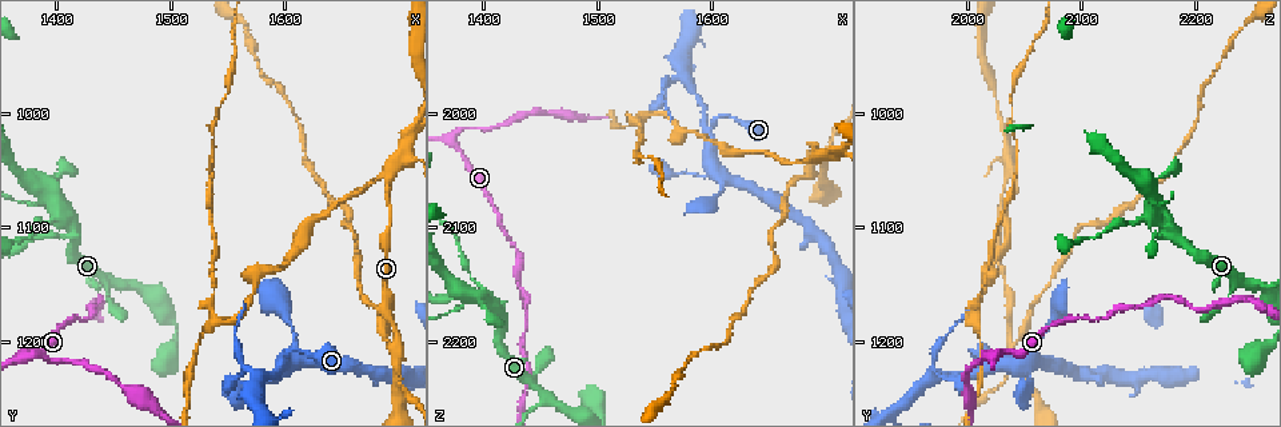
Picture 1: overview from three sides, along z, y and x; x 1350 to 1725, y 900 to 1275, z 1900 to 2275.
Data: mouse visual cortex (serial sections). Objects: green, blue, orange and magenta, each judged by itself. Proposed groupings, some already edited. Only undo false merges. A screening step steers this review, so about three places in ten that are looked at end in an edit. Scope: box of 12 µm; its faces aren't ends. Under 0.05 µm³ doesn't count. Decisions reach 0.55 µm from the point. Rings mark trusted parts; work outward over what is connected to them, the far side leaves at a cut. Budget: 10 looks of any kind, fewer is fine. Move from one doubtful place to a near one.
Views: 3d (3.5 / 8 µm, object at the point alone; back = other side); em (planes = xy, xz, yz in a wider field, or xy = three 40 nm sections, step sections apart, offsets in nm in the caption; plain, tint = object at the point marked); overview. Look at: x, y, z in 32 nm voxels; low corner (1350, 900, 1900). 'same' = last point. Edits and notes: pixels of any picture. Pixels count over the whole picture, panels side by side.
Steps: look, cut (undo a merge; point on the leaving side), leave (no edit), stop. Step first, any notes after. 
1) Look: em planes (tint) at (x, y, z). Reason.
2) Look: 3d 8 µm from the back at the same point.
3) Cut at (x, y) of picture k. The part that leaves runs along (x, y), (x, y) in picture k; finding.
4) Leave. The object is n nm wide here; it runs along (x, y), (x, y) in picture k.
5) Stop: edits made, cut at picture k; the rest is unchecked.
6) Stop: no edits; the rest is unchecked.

Look: 3d 8 µm at (1694, 1204, 2042). Sharp bend.

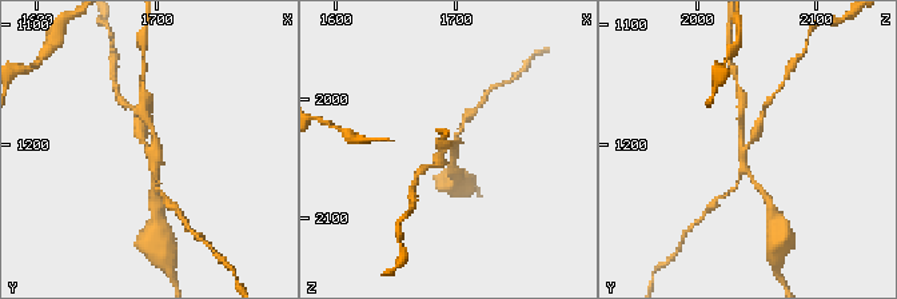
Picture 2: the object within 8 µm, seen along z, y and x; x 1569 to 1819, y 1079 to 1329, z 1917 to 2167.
Look: em xy step 1 (tint) at (1698, 1202, 2038). 3 arms meet here; the arms are 200, 200, 250 nm wide.

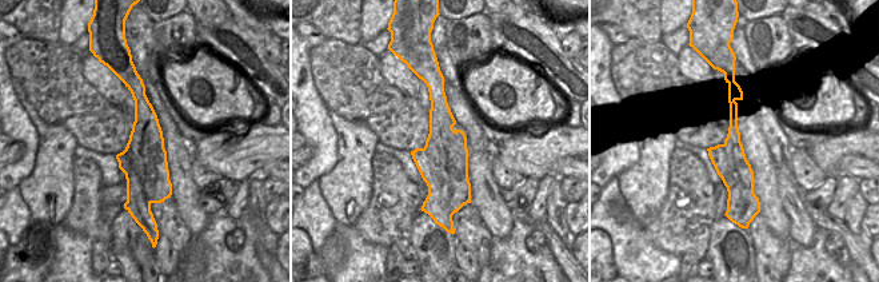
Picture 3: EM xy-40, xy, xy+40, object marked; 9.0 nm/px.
Cut at (756, 131) of picture 2. The part that leaves runs along (745, 147), (753, 140), (766, 104) in picture 2; two cells meet here.

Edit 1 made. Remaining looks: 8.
Look: overview. Redraw.

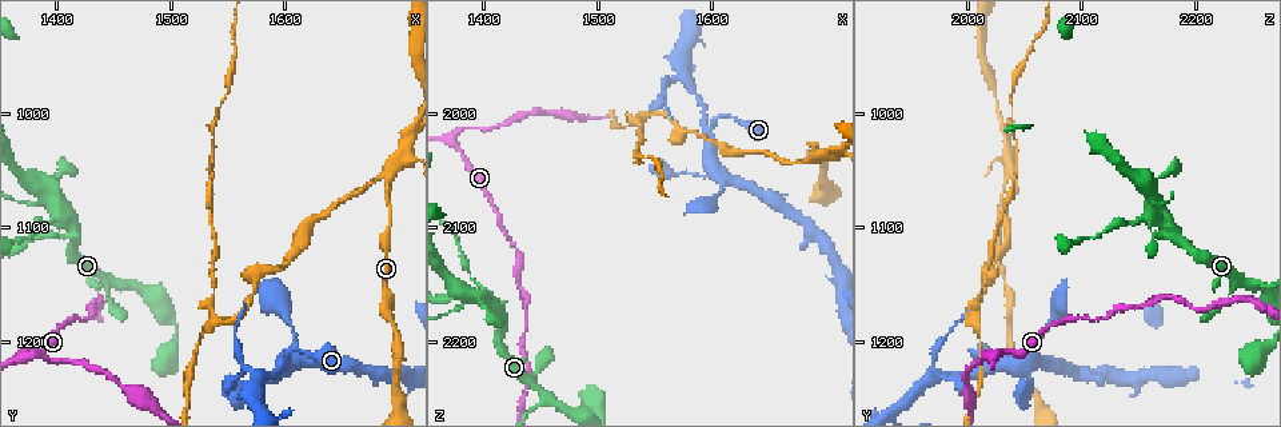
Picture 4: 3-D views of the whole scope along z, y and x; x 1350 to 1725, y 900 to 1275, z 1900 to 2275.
Look: 3d 3.5 µm at (1596, 1218, 2016). Three arms meet.

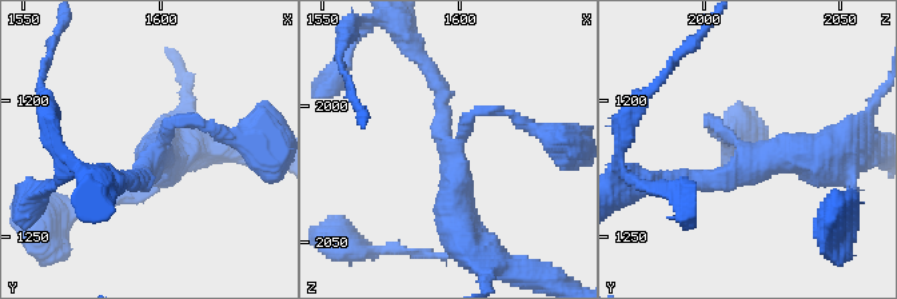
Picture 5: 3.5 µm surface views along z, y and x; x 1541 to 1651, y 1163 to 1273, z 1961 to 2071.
Look: em xy step 1 (tint) at (1598, 1221, 2016). Now the EM.

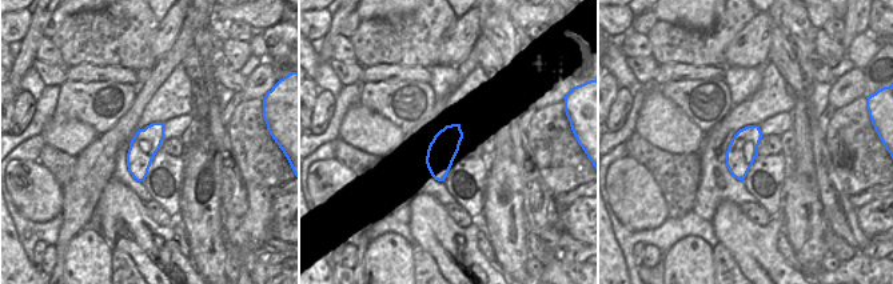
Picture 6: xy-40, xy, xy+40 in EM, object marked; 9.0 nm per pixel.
Leave. 3 arms meet here; the arms are 150, 200, 500 nm wide; it runs along (503, 111), (474, 114), (454, 148), (466, 240) in picture 5; one cell here.

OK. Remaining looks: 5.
Look: 3d 3.5 µm at (1404, 1090, 2164).

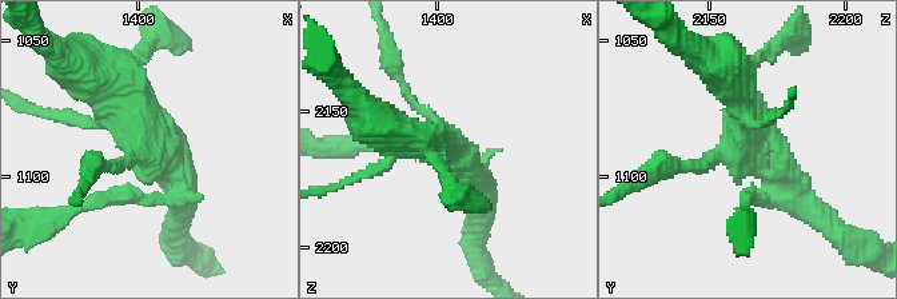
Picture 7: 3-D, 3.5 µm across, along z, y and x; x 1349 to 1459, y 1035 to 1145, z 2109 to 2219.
Look: em xy step 3 (tint) at (1404, 1089, 2164). 4 arms meet here; the arms are 150, 200, 350, 400 nm wide.

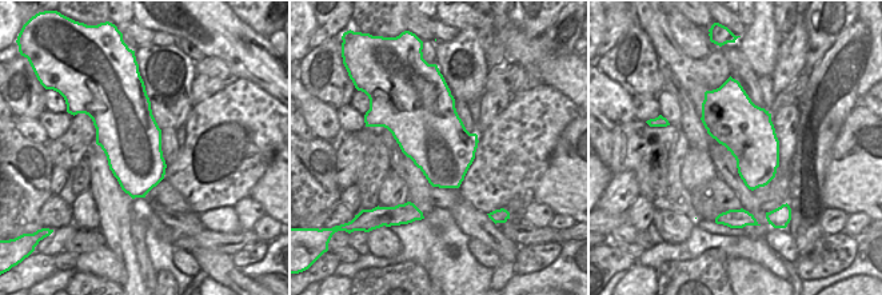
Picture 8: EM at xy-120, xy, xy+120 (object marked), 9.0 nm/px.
Leave. Continuous, no second cell.

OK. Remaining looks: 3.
Stop: edits made, cut at picture 2; the rest is unchecked.

